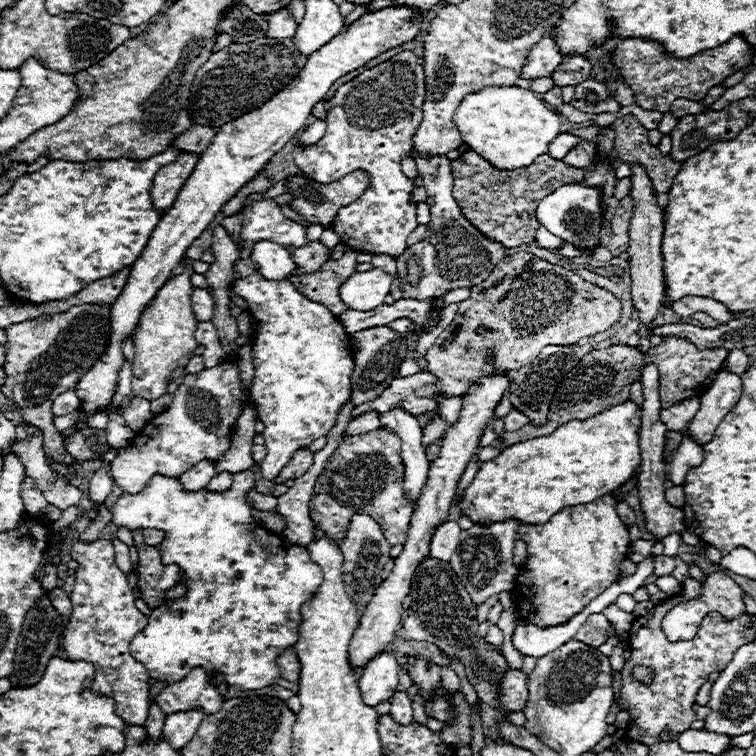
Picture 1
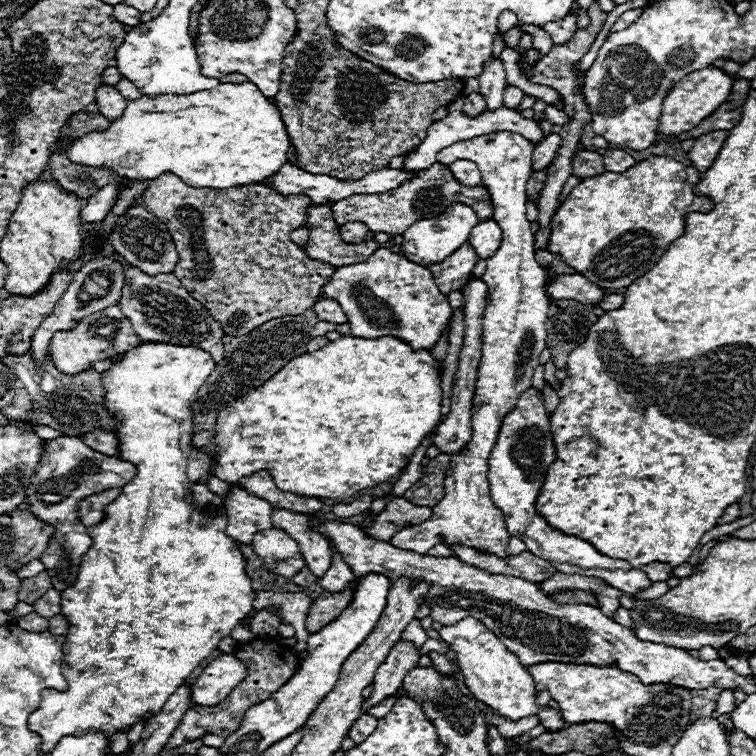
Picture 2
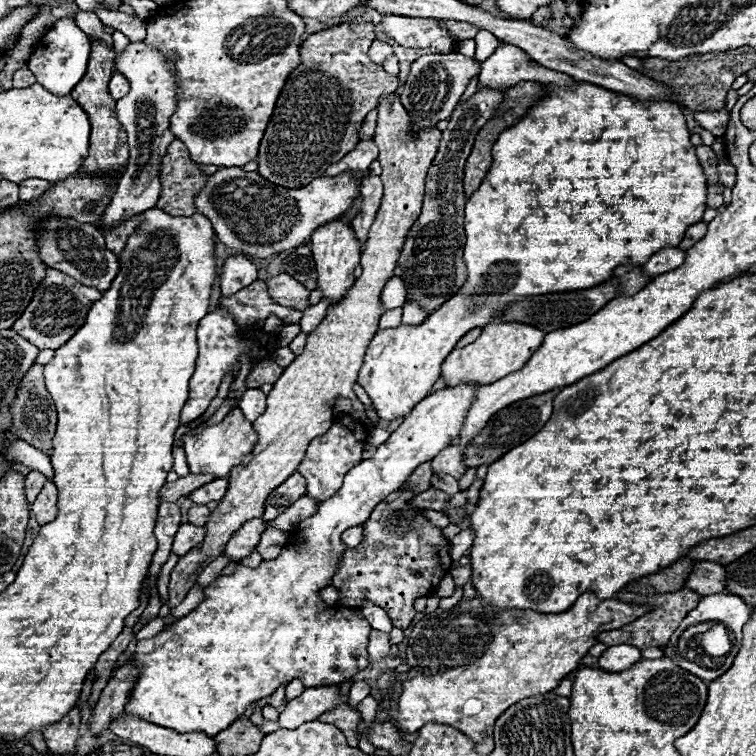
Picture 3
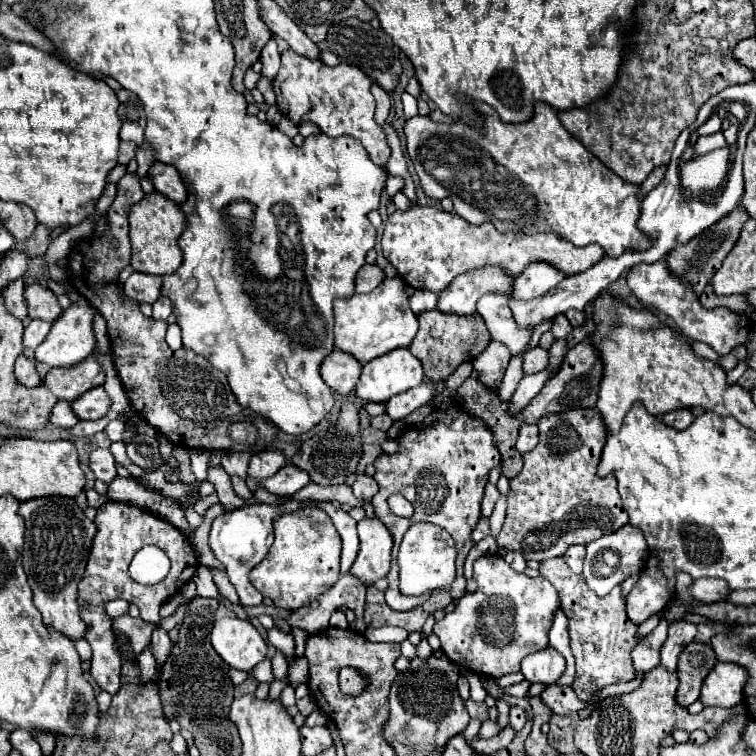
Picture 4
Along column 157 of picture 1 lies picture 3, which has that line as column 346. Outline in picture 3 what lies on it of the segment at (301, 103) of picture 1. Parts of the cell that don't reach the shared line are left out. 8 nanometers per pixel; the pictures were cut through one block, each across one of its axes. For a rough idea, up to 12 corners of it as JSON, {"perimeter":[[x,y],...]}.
{"perimeter":[[334,220],[310,240],[318,290],[338,304],[356,280],[360,244]]}

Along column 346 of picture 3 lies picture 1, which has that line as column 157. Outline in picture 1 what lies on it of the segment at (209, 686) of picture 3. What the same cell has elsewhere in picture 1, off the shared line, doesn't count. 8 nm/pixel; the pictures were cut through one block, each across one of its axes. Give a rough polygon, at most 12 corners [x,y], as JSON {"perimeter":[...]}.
{"perimeter":[[156,474],[112,524],[160,528],[188,594],[130,652],[154,680],[270,686],[322,582],[246,494]]}

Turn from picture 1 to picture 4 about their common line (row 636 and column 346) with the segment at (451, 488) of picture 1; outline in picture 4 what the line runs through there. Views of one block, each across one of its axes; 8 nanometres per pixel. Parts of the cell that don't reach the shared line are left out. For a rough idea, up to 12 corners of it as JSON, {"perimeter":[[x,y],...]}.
{"perimeter":[[334,348],[320,364],[336,394],[352,394],[362,364]]}

